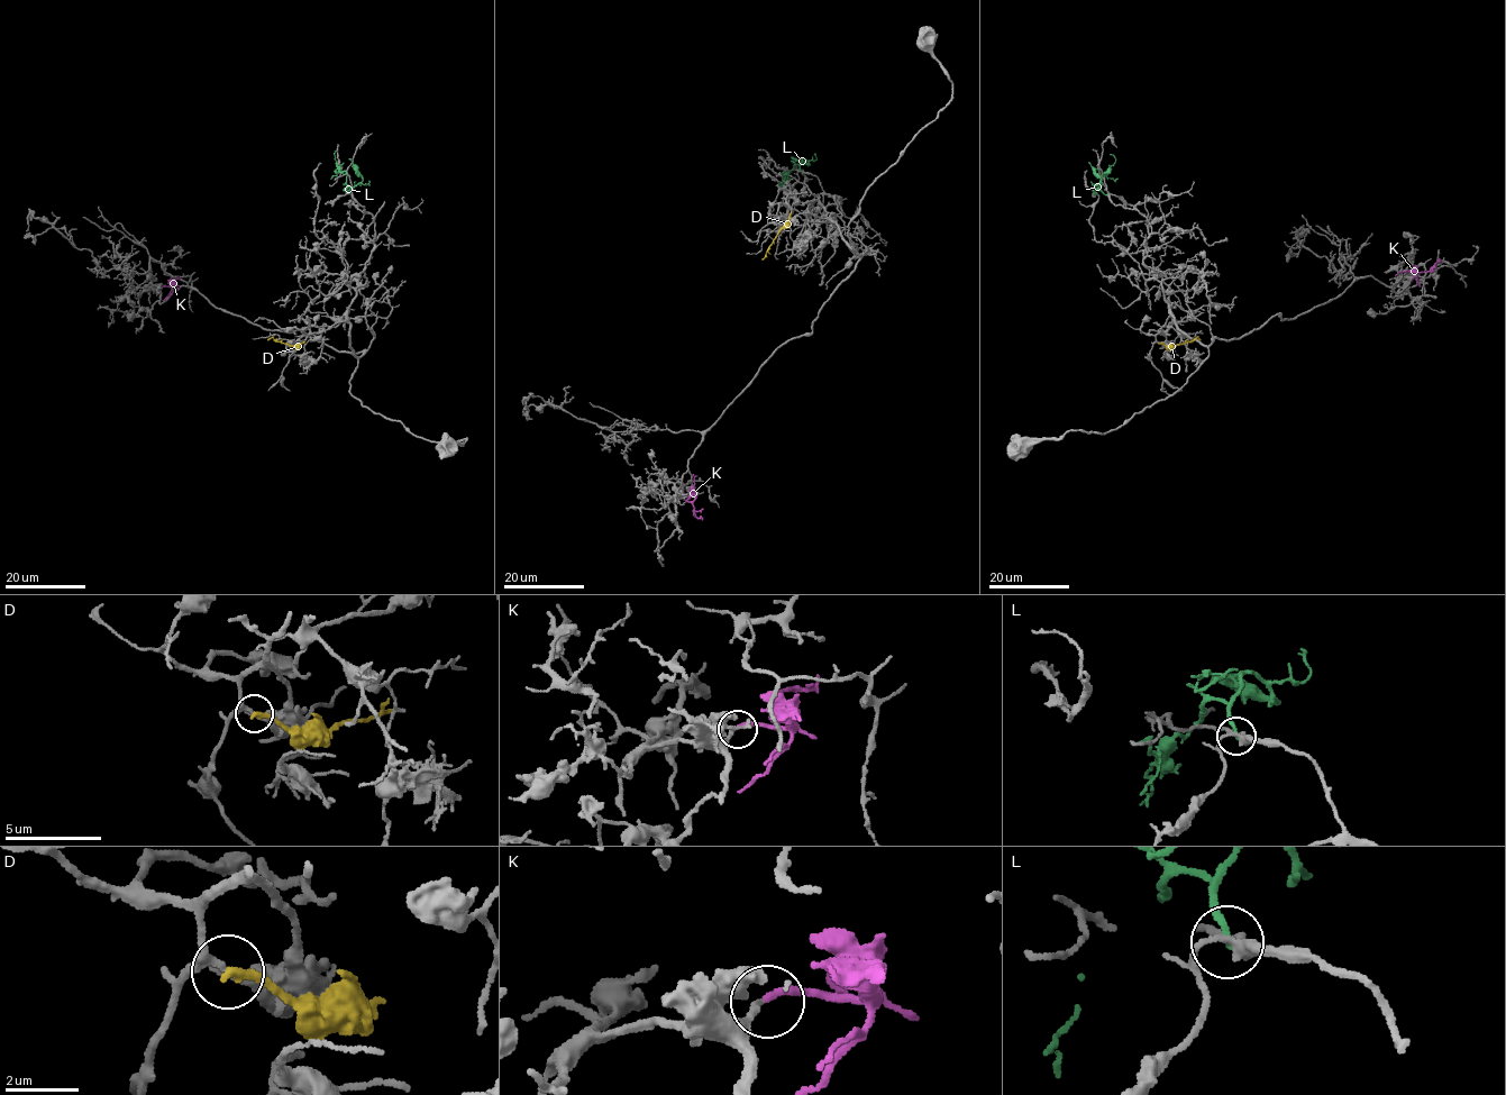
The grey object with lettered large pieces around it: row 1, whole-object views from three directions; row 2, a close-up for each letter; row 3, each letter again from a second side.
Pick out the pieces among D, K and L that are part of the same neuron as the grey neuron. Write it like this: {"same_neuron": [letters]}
{"same_neuron": ["D", "K"]}

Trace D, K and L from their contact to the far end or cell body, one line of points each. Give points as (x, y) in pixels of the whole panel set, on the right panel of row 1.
D: (1158, 343), (1174, 346), (1196, 337), (1201, 339)
K: (1420, 273), (1405, 270), (1395, 275)
L: (1107, 194), (1098, 188), (1102, 175), (1115, 160), (1110, 154)

